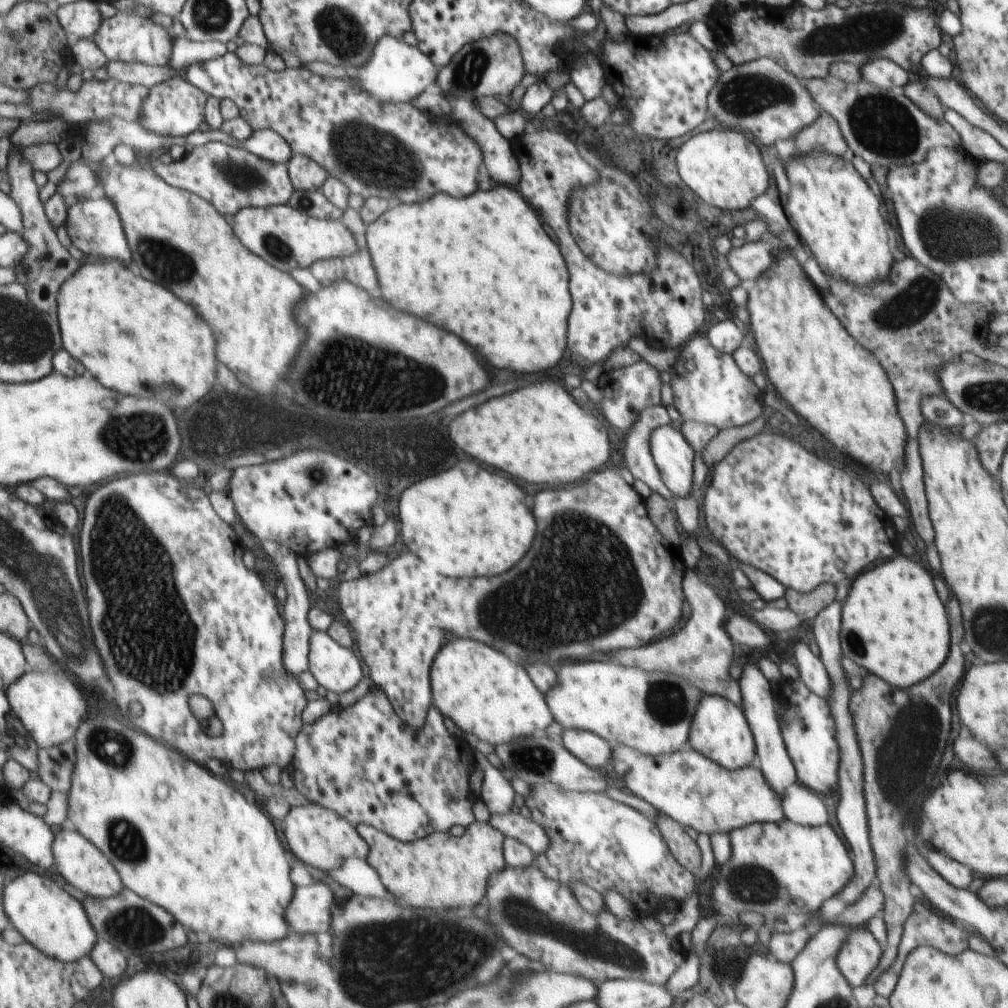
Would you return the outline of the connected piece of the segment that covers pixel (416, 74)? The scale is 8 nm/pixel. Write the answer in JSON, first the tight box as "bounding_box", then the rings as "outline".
{"bounding_box":[348,36,438,103],"outline":[[[383,36],[375,44],[369,60],[353,72],[359,72],[358,81],[348,81],[362,87],[383,103],[410,103],[426,90],[435,88],[438,68],[418,47],[406,44],[403,38]]]}

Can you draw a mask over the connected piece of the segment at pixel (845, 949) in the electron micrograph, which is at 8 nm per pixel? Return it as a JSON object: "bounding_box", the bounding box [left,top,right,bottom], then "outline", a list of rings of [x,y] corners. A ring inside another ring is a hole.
{"bounding_box":[835,924,883,988],"outline":[[[866,924],[854,927],[846,937],[845,943],[838,949],[835,963],[838,970],[845,976],[845,979],[851,984],[852,988],[862,986],[868,982],[870,973],[879,965],[883,948],[874,935],[868,930]]]}

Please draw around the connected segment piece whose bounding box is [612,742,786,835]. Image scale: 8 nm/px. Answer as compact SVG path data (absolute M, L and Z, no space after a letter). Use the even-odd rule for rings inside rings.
M688 742L683 744L680 750L658 756L645 755L633 748L618 745L613 749L612 762L616 772L622 776L626 789L629 788L634 796L646 800L658 812L673 818L683 827L694 828L696 832L705 832L707 835L717 832L728 833L752 823L777 823L786 820L781 798L766 782L757 763L741 769L730 770L695 751Z

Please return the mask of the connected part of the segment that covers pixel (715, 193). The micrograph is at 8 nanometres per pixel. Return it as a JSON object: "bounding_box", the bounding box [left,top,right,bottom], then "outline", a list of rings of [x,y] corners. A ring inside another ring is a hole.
{"bounding_box":[677,128,770,210],"outline":[[[722,128],[697,134],[677,151],[677,168],[684,184],[716,208],[746,210],[770,184],[758,146],[738,129]]]}

